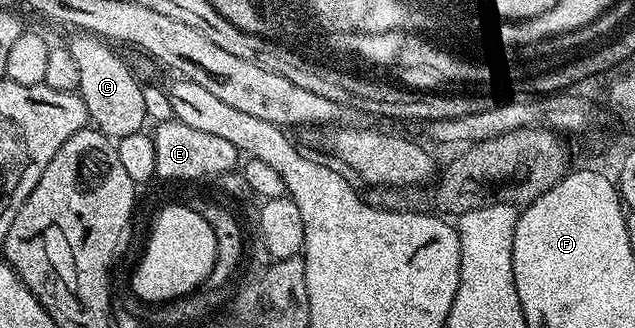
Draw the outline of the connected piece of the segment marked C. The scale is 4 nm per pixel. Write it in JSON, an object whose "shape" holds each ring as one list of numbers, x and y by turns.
{"shape":[[88,30,76,31,74,35,65,47,73,54,77,71,81,73,77,91,85,102,90,123,108,138,144,131,149,120,142,97,144,85,135,81,130,66,111,49,114,47,106,39]]}

